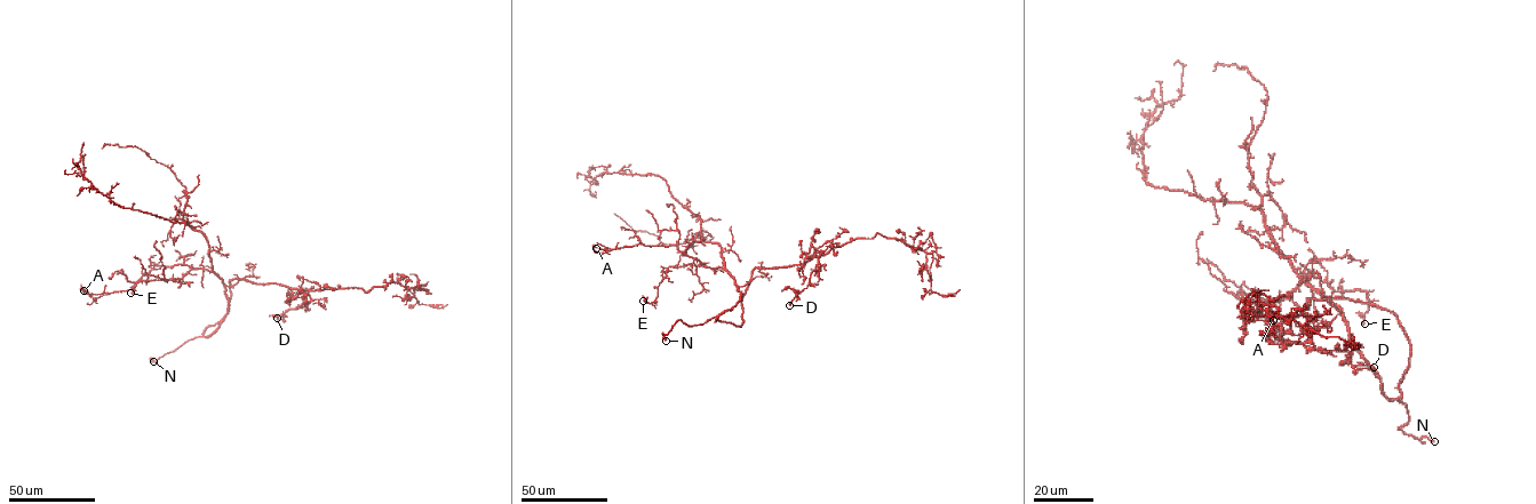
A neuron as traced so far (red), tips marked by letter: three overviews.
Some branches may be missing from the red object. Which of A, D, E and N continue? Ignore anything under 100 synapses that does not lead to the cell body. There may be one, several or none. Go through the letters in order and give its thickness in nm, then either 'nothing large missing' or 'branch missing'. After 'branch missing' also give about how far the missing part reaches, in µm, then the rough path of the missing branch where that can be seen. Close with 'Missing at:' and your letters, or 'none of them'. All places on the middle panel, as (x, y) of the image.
A: calibre 110 nm; nothing large missing
D: calibre 460 nm; nothing large missing
E: calibre 180 nm; nothing large missing
N: calibre 200 nm; branch missing; missing 20 µm; course (666, 341), (674, 358), (667, 365)
Missing at: N

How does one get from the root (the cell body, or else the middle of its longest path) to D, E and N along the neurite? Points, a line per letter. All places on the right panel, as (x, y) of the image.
D: (1340, 311), (1328, 300), (1308, 298), (1307, 306), (1280, 325), (1280, 337), (1347, 351), (1354, 369), (1374, 367)
E: (1340, 311), (1300, 273), (1305, 278), (1320, 278), (1336, 292), (1366, 290), (1369, 303), (1365, 324)
N: (1340, 311), (1349, 338), (1382, 392), (1407, 406), (1409, 422), (1398, 429), (1422, 442), (1423, 436), (1434, 441)

